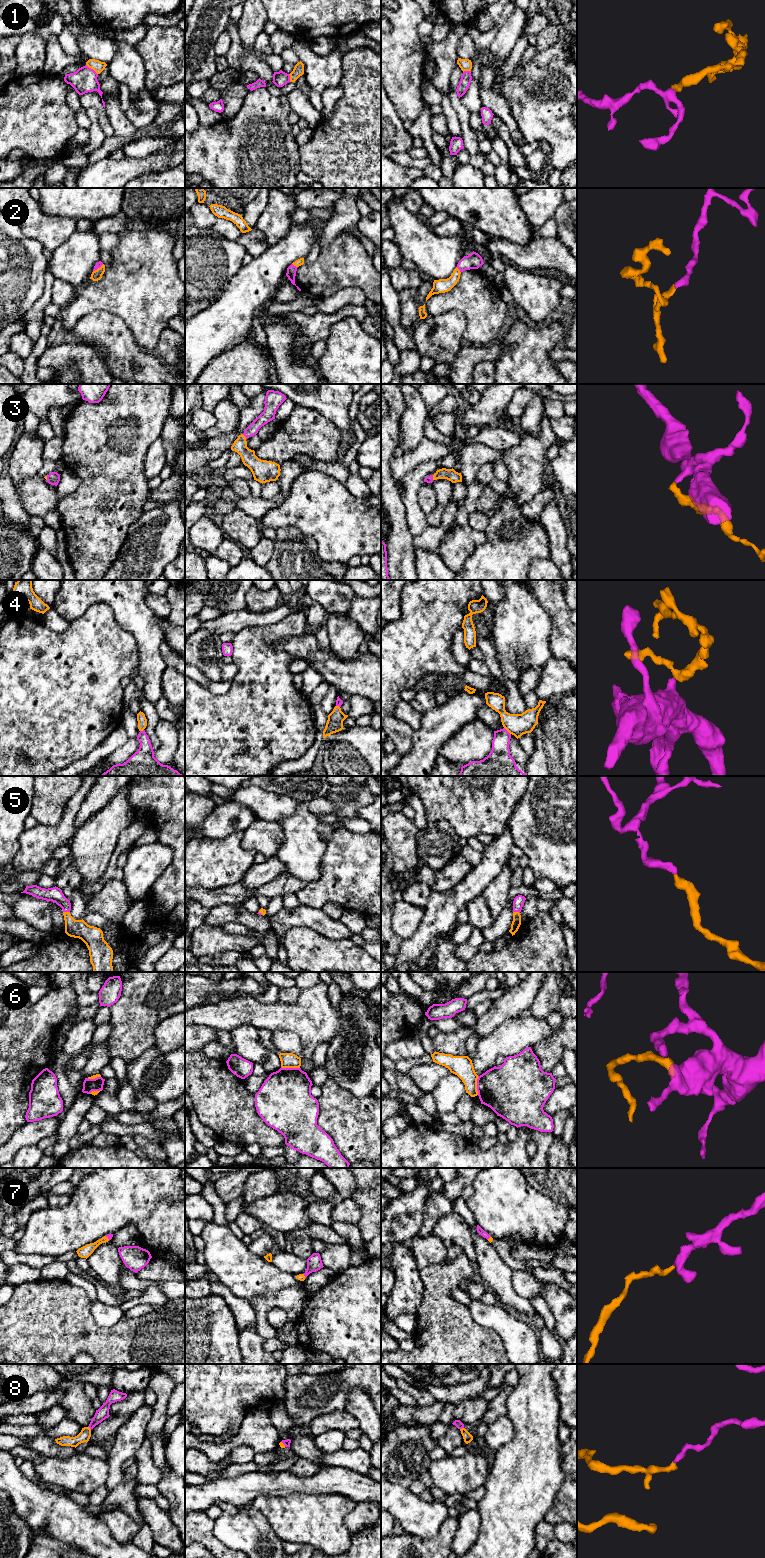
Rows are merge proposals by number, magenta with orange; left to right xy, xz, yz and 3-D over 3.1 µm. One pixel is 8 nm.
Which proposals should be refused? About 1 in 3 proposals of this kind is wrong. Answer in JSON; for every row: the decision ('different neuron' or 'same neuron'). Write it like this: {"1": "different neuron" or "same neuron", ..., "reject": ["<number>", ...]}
{"1": "different neuron", "2": "same neuron", "3": "same neuron", "4": "different neuron", "5": "same neuron", "6": "different neuron", "7": "same neuron", "8": "same neuron", "reject": ["1", "4", "6"]}

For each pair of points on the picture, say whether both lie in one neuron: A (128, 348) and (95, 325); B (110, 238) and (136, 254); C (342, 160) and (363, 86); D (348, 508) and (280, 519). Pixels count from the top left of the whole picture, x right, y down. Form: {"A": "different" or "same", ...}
{"A": "same", "B": "different", "C": "same", "D": "same"}

